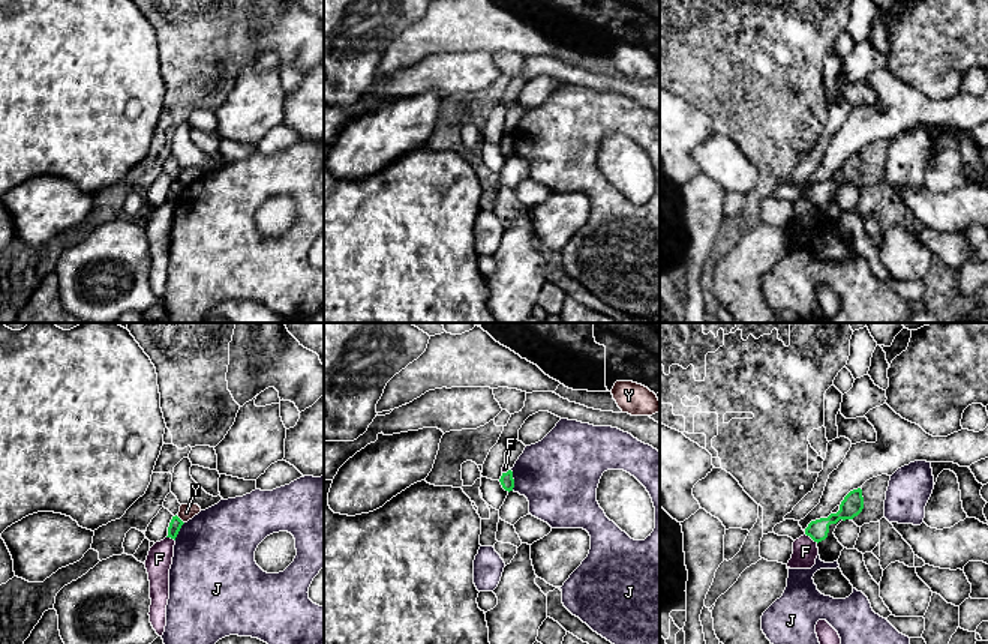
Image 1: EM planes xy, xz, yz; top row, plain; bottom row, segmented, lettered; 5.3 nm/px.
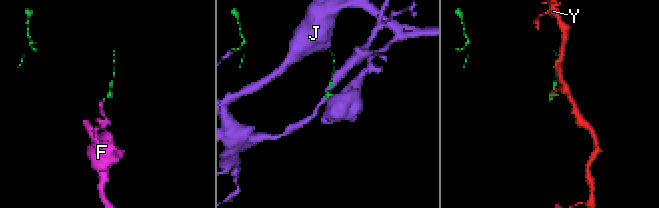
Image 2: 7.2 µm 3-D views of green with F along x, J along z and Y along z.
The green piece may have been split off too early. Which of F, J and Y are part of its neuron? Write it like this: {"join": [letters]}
{"join": []}

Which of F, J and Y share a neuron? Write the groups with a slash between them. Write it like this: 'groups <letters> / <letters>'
groups F / J / Y

